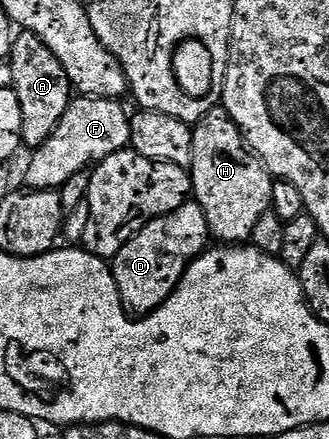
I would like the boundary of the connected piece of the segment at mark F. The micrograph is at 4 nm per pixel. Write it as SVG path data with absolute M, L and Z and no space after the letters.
M77 95L66 114L62 114L62 122L58 122L54 134L29 155L32 157L24 172L28 183L25 185L38 192L58 190L89 165L95 166L110 154L125 151L132 142L132 116L122 105L120 100Z

